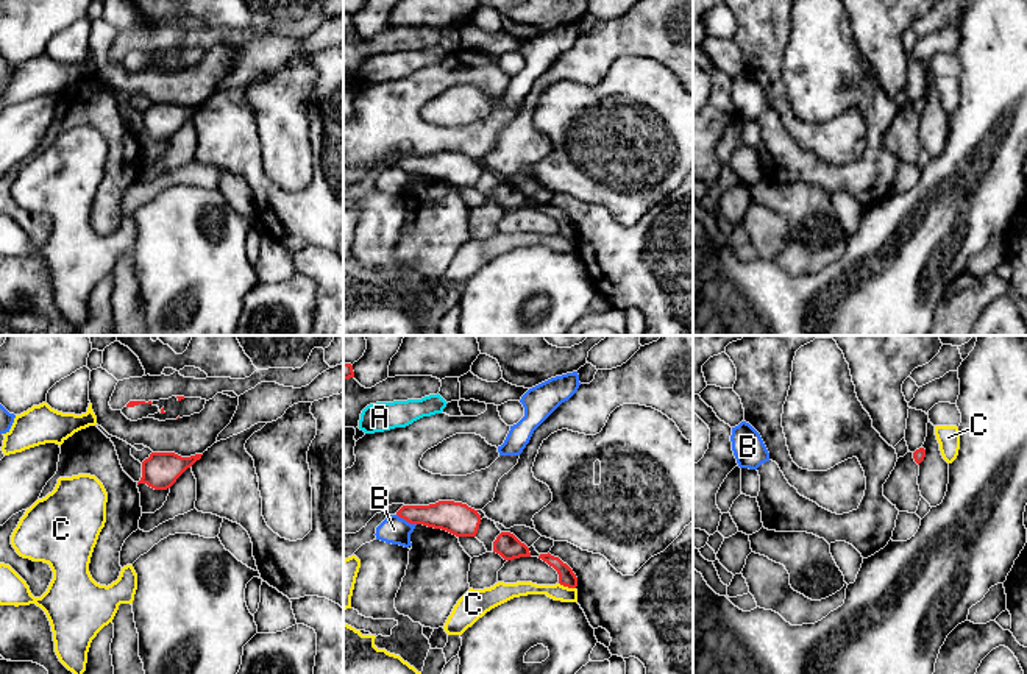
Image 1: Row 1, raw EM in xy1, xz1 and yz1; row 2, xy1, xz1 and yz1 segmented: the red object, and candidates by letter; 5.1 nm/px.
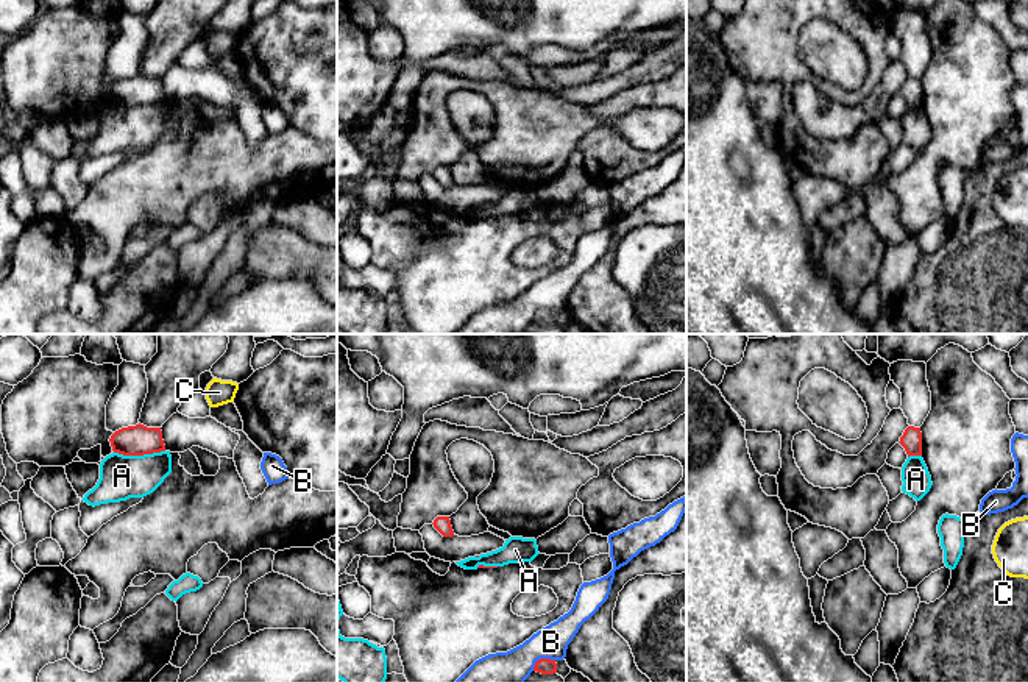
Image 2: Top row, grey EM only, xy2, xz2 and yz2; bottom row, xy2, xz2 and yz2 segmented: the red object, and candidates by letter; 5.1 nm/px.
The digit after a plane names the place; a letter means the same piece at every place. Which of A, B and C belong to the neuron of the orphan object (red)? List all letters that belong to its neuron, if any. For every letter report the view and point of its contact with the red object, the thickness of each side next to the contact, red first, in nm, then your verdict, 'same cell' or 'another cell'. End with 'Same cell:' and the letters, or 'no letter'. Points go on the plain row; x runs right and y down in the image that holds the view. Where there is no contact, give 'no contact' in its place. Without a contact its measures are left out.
A: xy2 (139, 105) | 160/220 nm | another cell
B: xz1 (406, 170) | 160/140 nm | another cell
C: xz1 (567, 236) | 90/90 nm | another cell
Same cell: no letter

